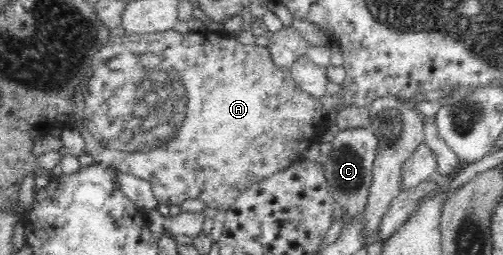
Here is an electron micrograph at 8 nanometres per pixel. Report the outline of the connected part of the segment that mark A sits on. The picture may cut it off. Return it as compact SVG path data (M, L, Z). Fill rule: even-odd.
M209 29L202 31L188 31L180 33L175 30L154 32L148 34L129 34L123 36L115 35L107 43L106 47L98 53L95 59L91 79L83 87L83 93L75 93L73 126L78 129L84 138L84 151L92 156L94 162L109 167L117 172L127 173L134 177L145 179L151 184L155 198L159 204L167 206L180 206L190 199L203 200L205 206L219 210L221 214L226 213L241 193L253 182L262 181L271 177L279 170L286 169L300 159L301 153L311 145L320 140L323 127L327 125L327 110L321 110L320 98L301 89L294 78L289 75L287 67L279 67L272 60L270 49L267 46L257 44L243 45L235 35L227 36L226 33L213 32Z

